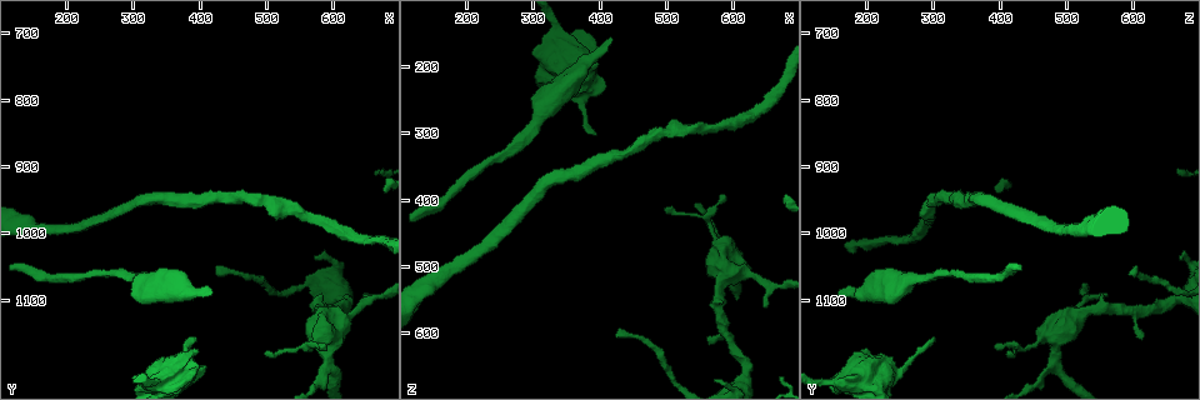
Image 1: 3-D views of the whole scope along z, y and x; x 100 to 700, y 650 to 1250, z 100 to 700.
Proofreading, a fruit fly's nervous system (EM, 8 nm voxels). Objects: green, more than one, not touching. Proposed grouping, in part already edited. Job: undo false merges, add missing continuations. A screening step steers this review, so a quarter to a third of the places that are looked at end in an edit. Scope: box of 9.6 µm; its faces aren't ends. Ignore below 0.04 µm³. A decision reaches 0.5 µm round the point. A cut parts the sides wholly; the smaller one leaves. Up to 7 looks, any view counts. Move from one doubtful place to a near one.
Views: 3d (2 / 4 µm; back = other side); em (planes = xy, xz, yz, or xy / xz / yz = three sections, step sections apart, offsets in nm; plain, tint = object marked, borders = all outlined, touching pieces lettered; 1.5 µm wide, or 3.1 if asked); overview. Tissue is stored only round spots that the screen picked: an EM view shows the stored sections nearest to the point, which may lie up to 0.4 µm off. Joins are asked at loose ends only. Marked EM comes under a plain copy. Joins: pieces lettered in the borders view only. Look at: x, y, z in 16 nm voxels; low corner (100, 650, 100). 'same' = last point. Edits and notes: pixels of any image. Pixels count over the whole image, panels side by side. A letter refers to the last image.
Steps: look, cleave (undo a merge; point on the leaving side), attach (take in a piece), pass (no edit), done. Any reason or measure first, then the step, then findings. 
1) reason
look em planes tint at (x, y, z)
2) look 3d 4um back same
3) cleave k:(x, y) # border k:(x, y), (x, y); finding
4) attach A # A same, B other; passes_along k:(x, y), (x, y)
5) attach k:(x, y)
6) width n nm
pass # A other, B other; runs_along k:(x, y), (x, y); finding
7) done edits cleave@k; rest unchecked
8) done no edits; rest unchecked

free end
look 3d 4um at (565, 1160, 615)

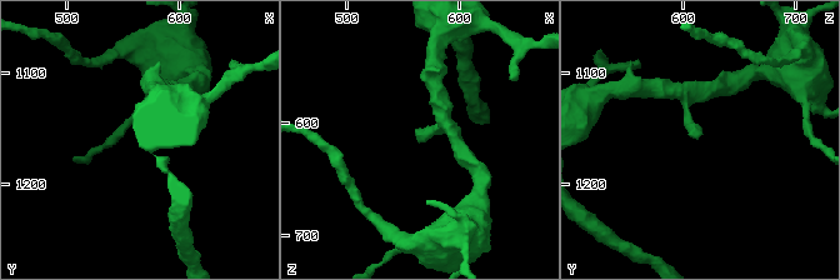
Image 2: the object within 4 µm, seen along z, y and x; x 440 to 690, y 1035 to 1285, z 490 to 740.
look em yz step 4 tint at (562, 1160, 616)

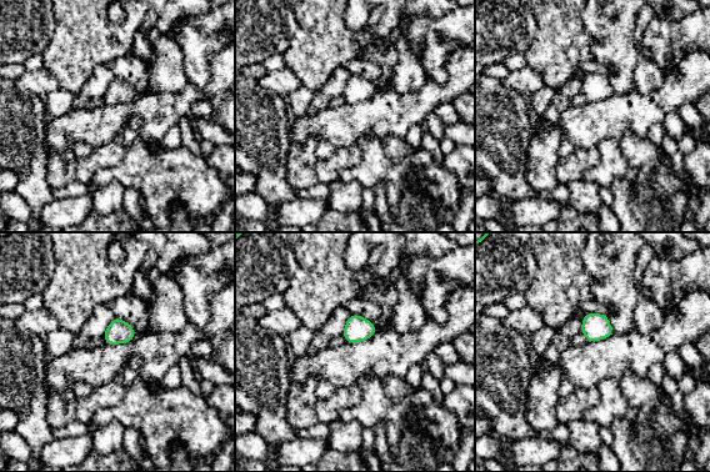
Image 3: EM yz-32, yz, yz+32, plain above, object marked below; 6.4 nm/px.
look em planes borders same

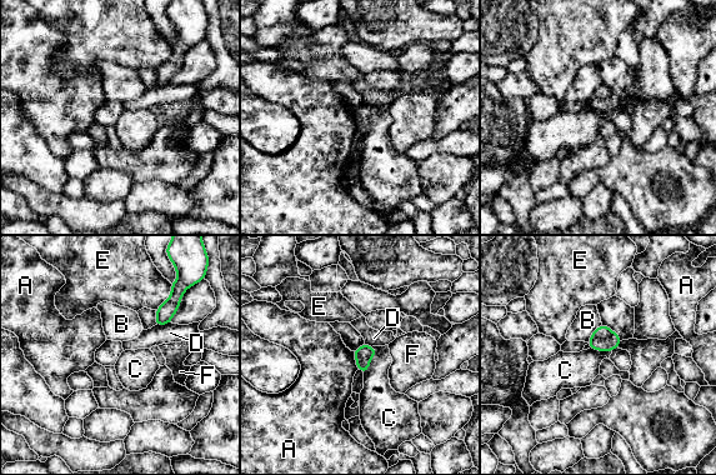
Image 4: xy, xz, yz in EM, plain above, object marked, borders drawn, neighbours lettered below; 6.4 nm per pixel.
pass # A other, B other, C other, D other, E other, F other; border 4:(353, 351), (358, 369); no lettered piece goes on from it

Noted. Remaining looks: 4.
tapers out
look 3d 2um at (395, 1160, 305)

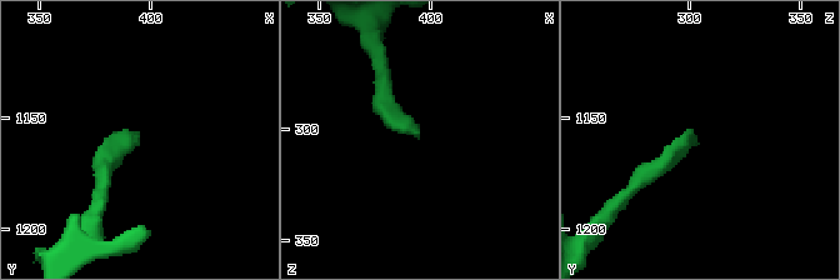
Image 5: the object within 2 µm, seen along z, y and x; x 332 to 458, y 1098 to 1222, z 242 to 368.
now the EM
look em xy step 4 borders at (395, 1159, 303)

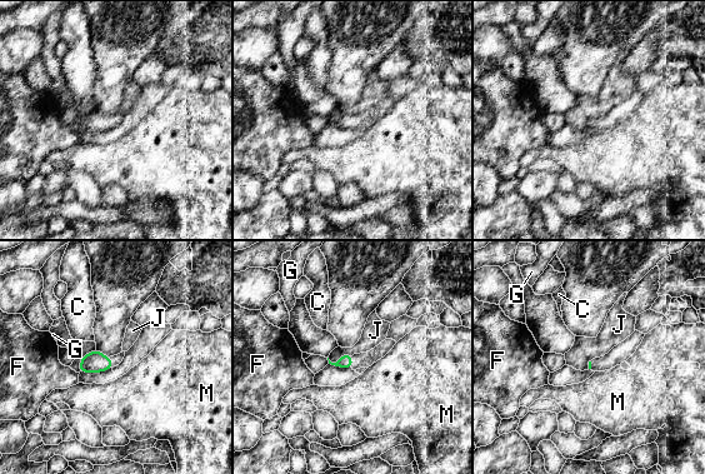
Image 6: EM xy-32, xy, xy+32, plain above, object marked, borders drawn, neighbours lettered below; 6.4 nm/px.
pass # C other, F other, G other, J other, M other; border 6:(351, 354), (335, 362), (328, 359); no lettered piece goes on from it

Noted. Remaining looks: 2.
thin end
look em planes borders at (585, 1165, 395)

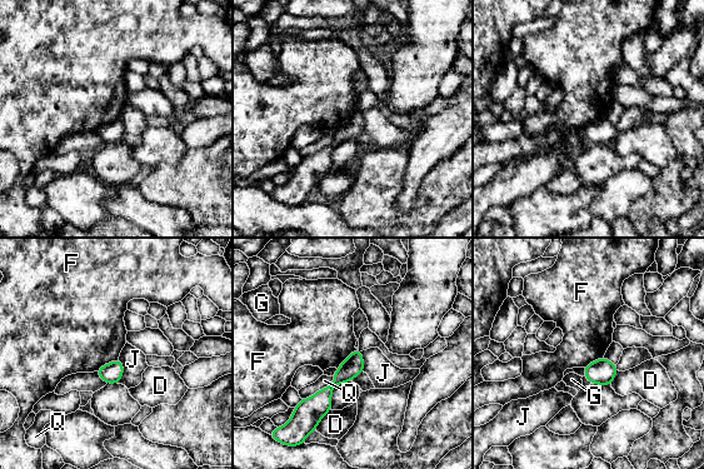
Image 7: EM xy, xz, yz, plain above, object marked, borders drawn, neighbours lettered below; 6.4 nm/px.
longest_contact Q 260 nm
pass # D other, F other, G other, J other, Q other; border 7:(118, 358), (95, 370); none of them fits

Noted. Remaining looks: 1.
done no edits; rest unchecked

